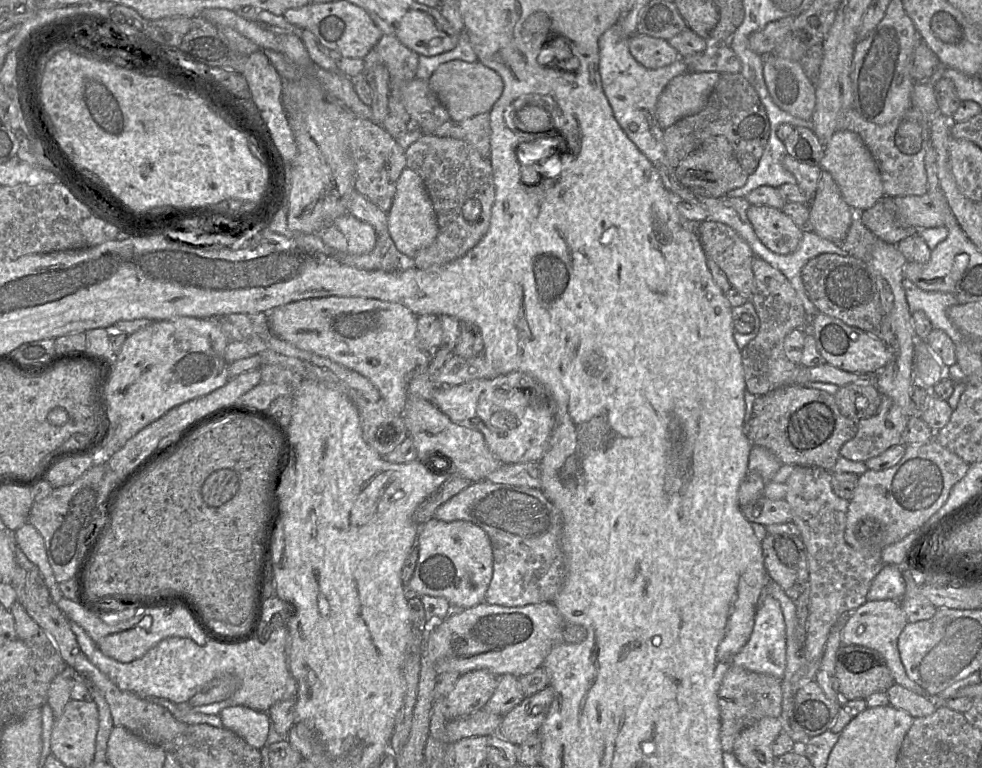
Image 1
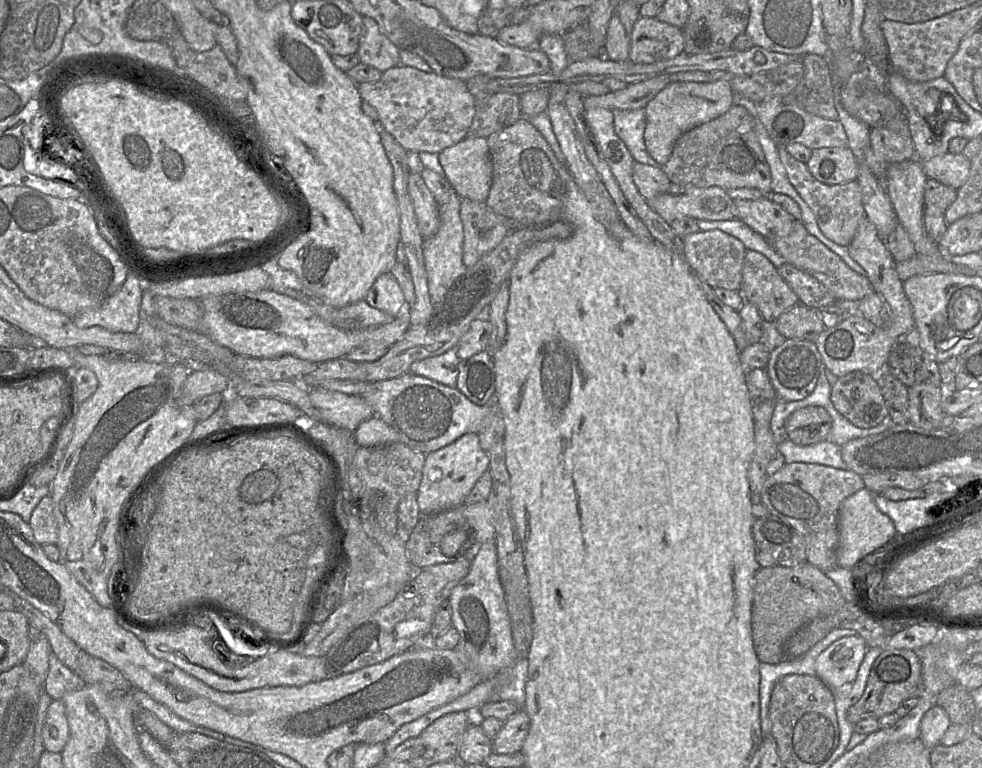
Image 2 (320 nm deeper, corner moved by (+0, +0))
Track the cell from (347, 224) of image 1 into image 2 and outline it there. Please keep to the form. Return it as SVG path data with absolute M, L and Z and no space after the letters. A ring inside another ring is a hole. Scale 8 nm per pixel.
M384 273L380 275L369 289L366 302L393 317L401 311L404 303L404 293L393 275Z

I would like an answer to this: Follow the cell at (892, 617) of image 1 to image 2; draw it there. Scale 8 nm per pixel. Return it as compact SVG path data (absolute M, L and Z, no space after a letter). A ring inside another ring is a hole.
M859 634L834 641L816 658L816 676L829 688L853 682L867 648L865 639Z

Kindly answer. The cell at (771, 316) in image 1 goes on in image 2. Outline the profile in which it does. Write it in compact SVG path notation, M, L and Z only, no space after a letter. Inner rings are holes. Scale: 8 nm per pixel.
M747 250L742 267L741 293L755 304L764 321L775 322L785 311L799 303L799 297L779 274L778 269L763 254Z

